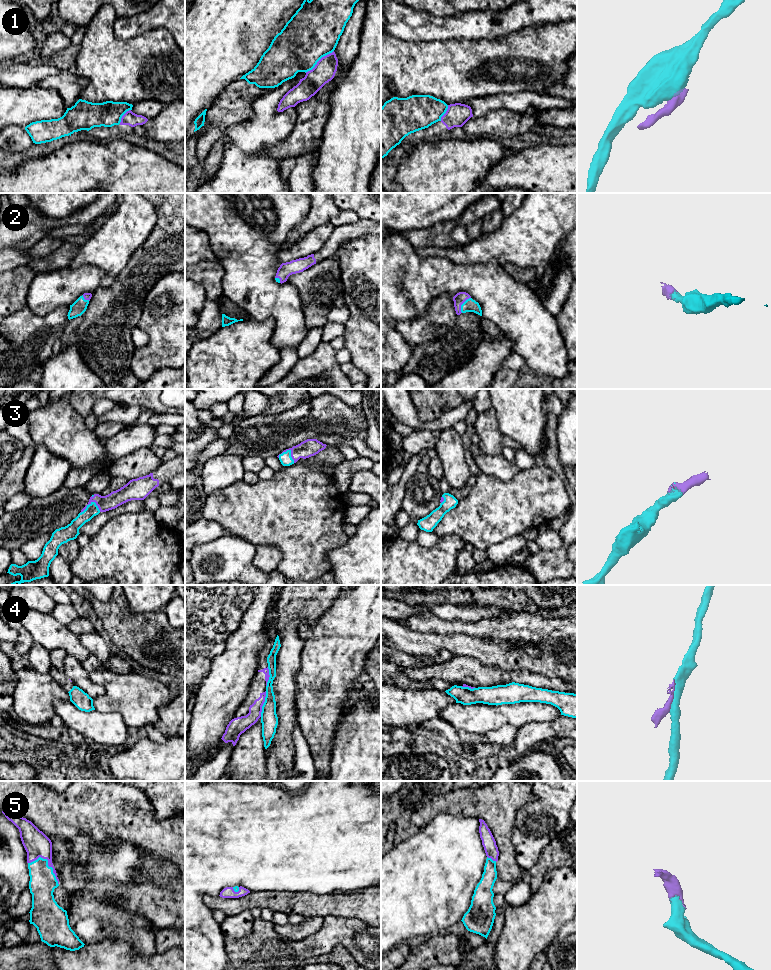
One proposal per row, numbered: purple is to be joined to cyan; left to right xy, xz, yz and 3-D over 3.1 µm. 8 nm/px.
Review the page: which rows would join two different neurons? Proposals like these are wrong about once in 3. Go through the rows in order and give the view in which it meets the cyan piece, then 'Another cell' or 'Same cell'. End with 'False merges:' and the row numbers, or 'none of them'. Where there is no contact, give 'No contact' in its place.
1: Touches cyan in xz. Another cell
2: Touches cyan in yz. Same cell
3: Touches cyan in xy. Same cell
4: Touches cyan in xz. Another cell
5: Touches cyan in xy. Same cell
False merges: 1, 4

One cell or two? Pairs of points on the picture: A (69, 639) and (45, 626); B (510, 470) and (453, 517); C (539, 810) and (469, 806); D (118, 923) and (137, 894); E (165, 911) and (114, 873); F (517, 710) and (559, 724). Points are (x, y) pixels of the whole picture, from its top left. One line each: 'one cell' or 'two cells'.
A: one cell
B: two cells
C: two cells
D: two cells
E: two cells
F: two cells

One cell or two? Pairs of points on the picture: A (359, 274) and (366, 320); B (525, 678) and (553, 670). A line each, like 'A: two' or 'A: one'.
A: one
B: two

